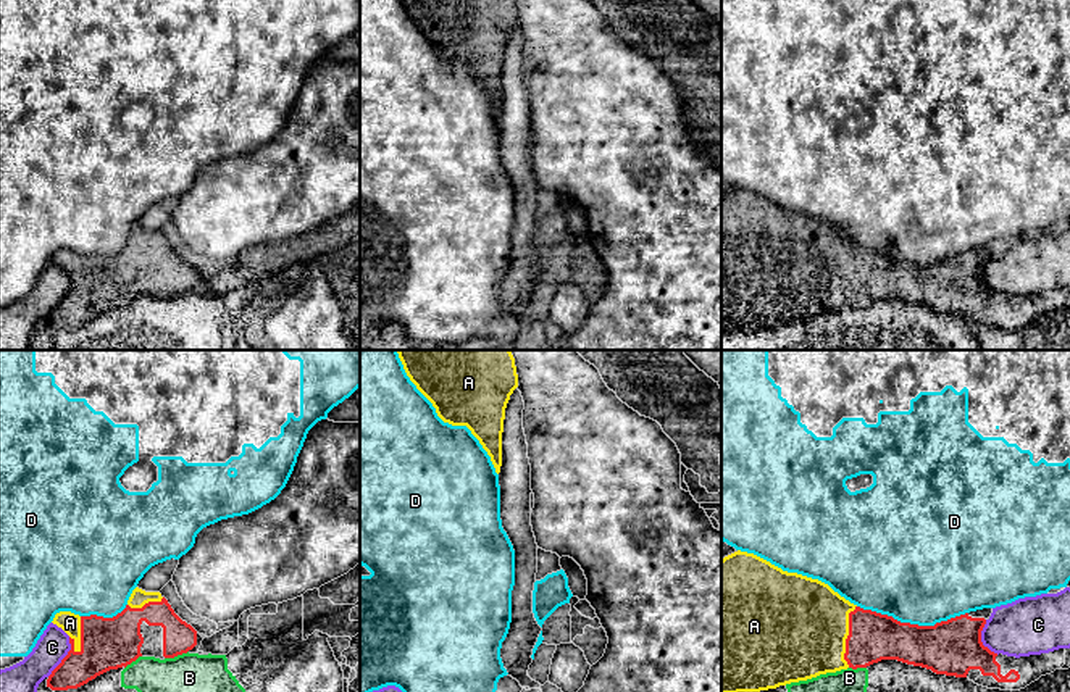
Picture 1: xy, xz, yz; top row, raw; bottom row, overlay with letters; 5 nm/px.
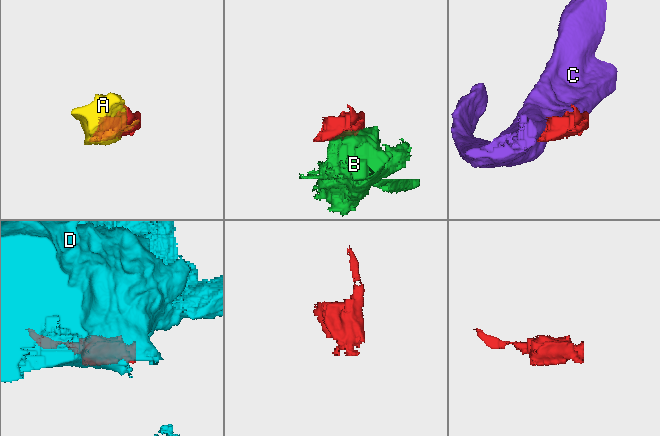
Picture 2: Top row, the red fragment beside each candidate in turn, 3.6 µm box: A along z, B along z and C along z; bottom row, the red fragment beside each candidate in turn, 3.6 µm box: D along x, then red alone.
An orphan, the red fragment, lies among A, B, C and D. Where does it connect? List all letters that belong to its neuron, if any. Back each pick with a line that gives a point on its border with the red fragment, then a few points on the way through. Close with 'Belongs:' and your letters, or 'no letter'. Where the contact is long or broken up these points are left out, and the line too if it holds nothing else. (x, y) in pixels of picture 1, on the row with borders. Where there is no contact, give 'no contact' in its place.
A: contact yz (848, 636)
Belongs: A

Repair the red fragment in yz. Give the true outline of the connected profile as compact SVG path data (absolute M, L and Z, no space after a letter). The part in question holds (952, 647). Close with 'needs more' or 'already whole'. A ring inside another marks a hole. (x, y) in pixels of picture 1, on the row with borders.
M747 552L721 560L721 692L760 692L841 669L897 660L936 674L968 677L978 686L1020 690L1055 669L1070 668L1070 648L1030 657L994 653L981 642L993 608L970 611L934 626L901 623L863 610L828 584L788 573Z; needs more

